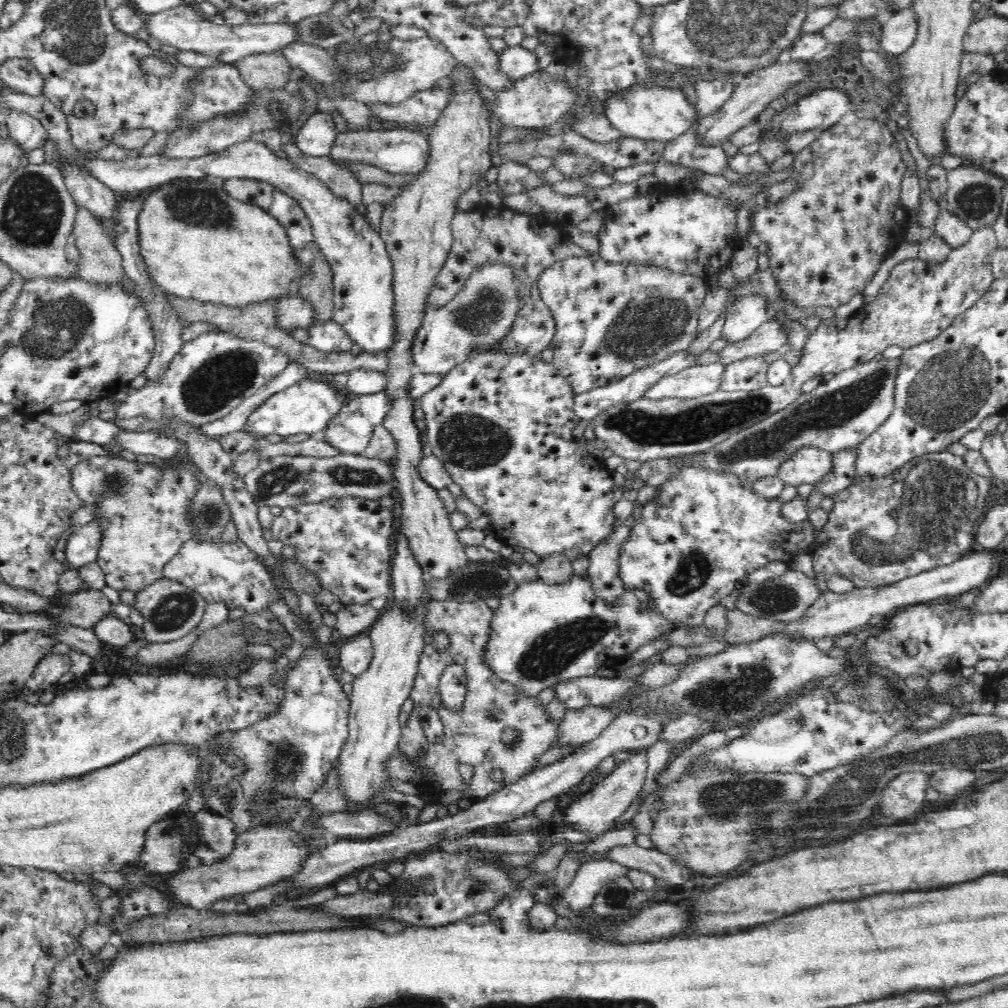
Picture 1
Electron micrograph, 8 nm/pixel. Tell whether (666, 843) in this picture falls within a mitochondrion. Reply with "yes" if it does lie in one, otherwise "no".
no

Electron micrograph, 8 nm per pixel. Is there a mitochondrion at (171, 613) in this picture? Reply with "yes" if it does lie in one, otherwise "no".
yes

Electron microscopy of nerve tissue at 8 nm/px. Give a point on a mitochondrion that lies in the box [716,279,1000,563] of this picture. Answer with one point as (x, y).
(953, 386)

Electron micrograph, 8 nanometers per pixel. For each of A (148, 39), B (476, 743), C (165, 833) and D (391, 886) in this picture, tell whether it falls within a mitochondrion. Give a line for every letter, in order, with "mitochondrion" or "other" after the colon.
A: other
B: mitochondrion
C: mitochondrion
D: other

